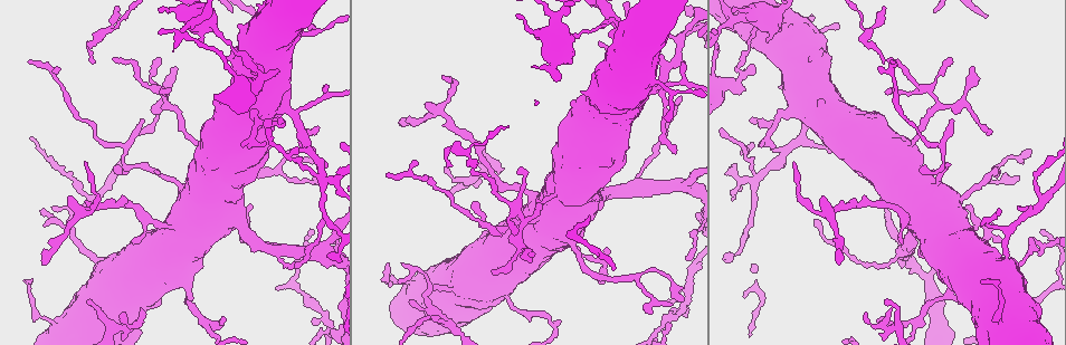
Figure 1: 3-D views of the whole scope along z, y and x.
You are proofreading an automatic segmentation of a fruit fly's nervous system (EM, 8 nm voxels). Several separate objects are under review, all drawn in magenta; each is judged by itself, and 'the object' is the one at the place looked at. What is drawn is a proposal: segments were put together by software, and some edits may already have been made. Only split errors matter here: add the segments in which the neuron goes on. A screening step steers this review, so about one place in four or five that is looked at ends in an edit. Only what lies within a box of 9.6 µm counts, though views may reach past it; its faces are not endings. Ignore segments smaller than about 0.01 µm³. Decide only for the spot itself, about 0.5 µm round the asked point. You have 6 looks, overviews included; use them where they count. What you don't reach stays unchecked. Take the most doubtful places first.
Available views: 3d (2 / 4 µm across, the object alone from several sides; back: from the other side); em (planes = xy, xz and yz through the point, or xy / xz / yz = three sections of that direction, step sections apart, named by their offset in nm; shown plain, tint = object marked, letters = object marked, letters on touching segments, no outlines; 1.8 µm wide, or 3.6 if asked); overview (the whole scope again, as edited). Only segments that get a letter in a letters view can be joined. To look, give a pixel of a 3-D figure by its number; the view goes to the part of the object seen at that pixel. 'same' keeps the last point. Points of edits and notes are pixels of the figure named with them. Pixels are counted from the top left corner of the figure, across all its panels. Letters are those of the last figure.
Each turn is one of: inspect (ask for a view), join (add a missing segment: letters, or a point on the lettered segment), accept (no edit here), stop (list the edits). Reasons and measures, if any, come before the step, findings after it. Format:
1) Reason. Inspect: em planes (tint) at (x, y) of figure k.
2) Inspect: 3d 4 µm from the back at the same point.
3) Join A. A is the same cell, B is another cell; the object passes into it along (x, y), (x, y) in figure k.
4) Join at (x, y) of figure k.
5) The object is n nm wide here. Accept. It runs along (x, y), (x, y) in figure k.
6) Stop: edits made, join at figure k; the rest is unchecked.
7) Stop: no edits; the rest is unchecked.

Tapers out. Inspect: em planes (plain) at (891, 309) of figure 1.

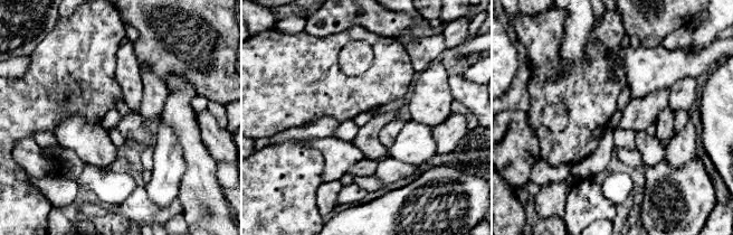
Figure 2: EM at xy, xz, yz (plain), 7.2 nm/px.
What lies round it. Inspect: em planes (letters) at the same point.

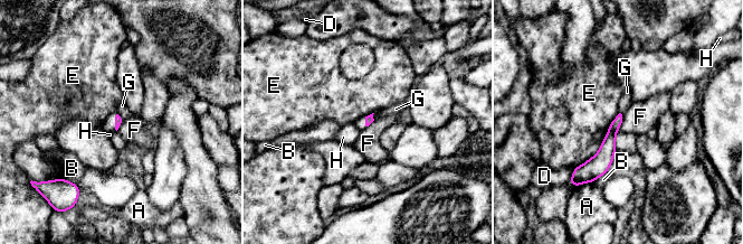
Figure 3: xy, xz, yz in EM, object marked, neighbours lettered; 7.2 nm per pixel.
Accept. A, B, D, E, F, G and H are other cells; no lettered segment goes on from it.

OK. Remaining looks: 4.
Inspect: 3d 4 µm at (554, 332) of figure 1.

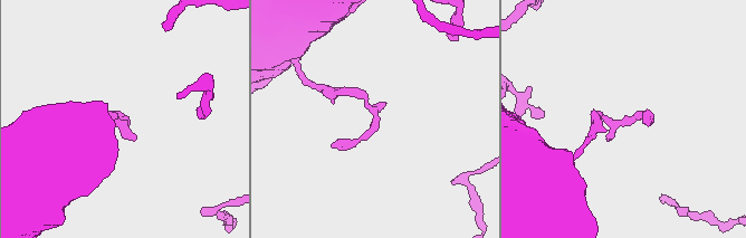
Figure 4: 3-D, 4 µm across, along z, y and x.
Shape alone is not enough. Inspect: em xz step 16 (tint) at (378, 122) of figure 4.

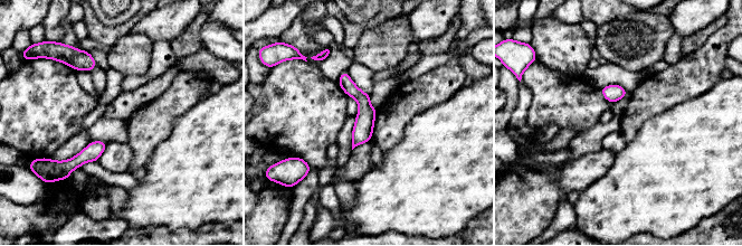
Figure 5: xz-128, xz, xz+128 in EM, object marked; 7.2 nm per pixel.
What lies round it. Inspect: em xz step 16 (letters) at the same point.

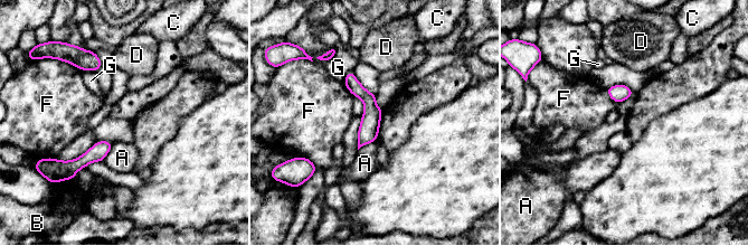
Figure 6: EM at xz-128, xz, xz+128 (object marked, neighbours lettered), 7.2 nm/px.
Accept. A, B, C, D, F and G are other cells; no lettered segment goes on from it.

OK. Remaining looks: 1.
Stop: no edits; the rest is unchecked.

